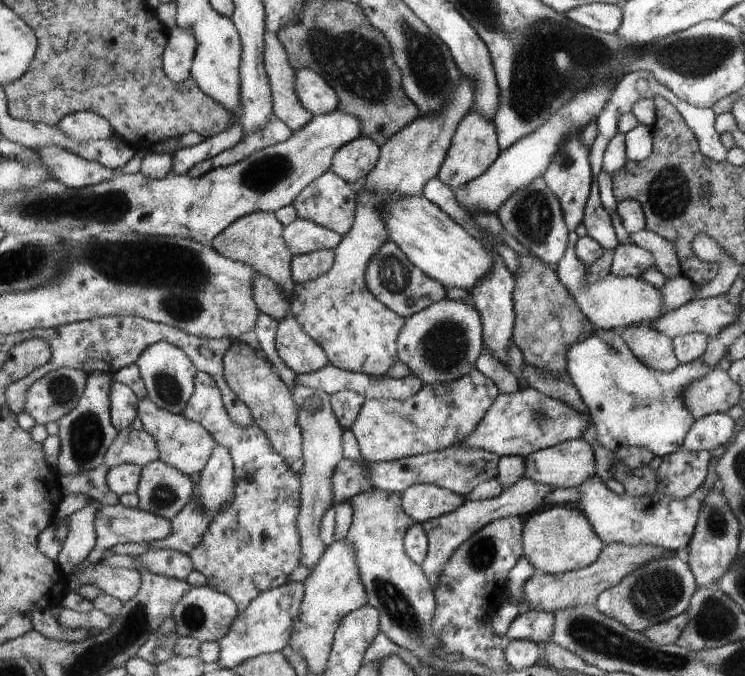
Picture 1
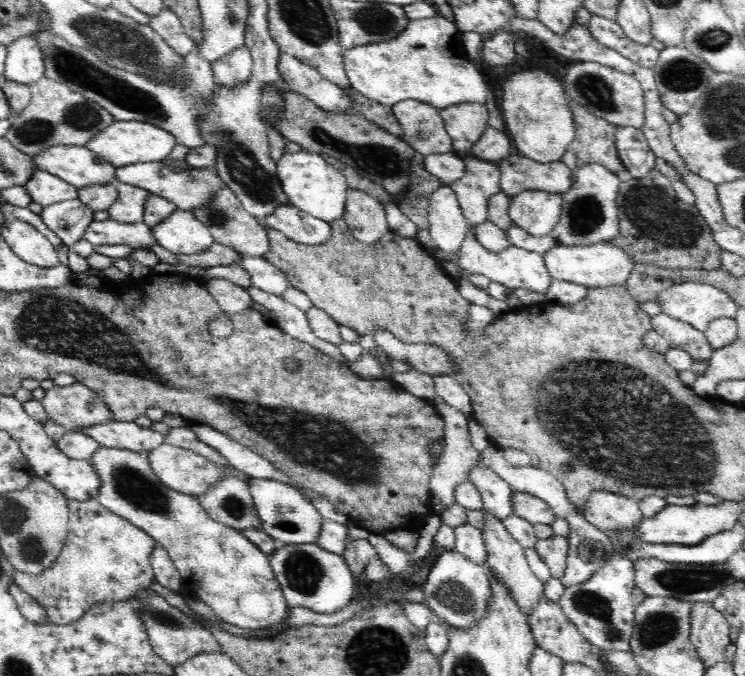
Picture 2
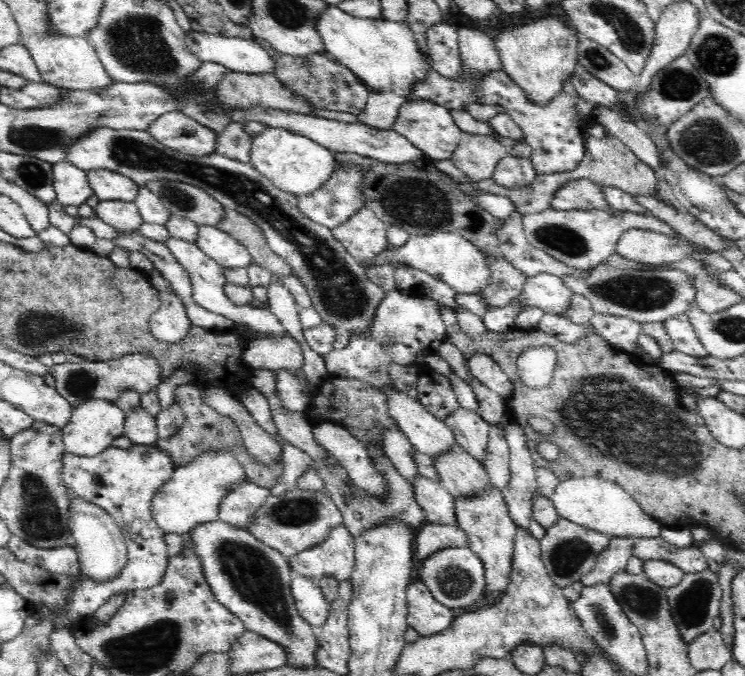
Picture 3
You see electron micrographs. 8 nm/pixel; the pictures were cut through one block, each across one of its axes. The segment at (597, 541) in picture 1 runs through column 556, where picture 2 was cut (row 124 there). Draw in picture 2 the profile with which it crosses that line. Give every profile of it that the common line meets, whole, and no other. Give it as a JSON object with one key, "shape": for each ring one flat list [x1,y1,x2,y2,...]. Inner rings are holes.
{"shape":[[542,68,510,74,502,90,502,116,505,129,519,154,538,162,560,161,575,137,573,112,565,85,552,72]]}

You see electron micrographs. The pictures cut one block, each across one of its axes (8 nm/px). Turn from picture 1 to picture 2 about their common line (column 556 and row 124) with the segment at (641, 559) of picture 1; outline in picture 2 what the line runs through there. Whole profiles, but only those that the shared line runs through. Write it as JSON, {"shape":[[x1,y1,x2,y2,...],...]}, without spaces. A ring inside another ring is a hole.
{"shape":[[570,100,569,107,575,124,575,137,569,150,586,165,605,166,612,174,627,170,615,143,616,127,576,101]]}

